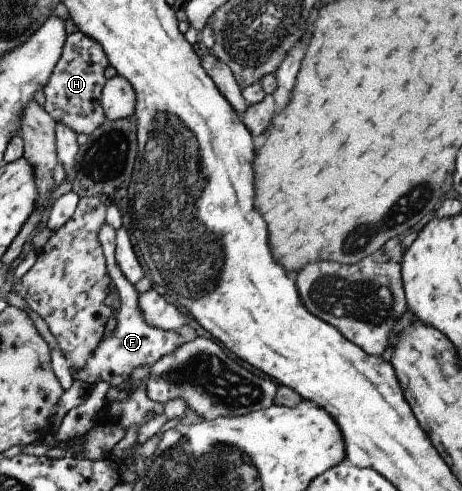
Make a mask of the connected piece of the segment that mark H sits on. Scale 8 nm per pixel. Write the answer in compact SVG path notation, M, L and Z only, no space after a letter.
M80 32L67 35L61 54L59 55L59 60L42 89L43 95L45 96L42 109L55 123L63 123L63 125L69 127L73 133L85 134L86 136L90 135L104 121L102 109L99 105L99 95L101 94L103 85L106 83L103 72L107 67L107 57L105 57L101 45L99 45L97 41L89 39L87 35L83 35L83 33Z

